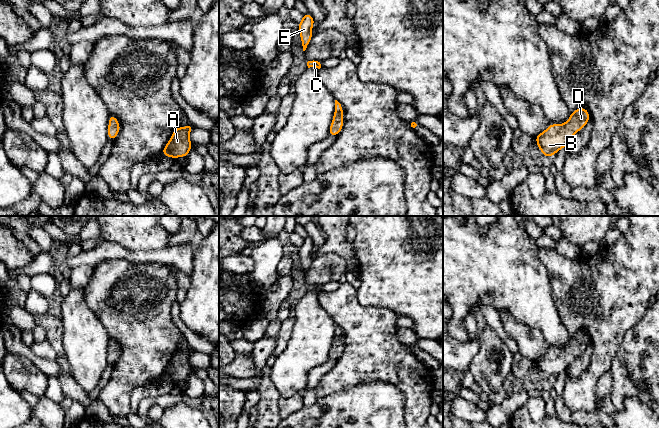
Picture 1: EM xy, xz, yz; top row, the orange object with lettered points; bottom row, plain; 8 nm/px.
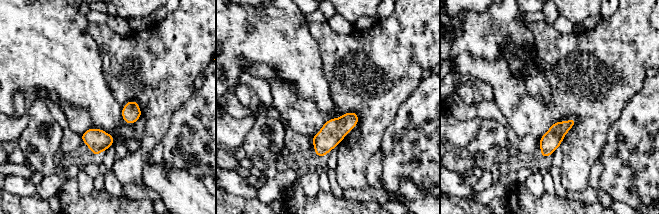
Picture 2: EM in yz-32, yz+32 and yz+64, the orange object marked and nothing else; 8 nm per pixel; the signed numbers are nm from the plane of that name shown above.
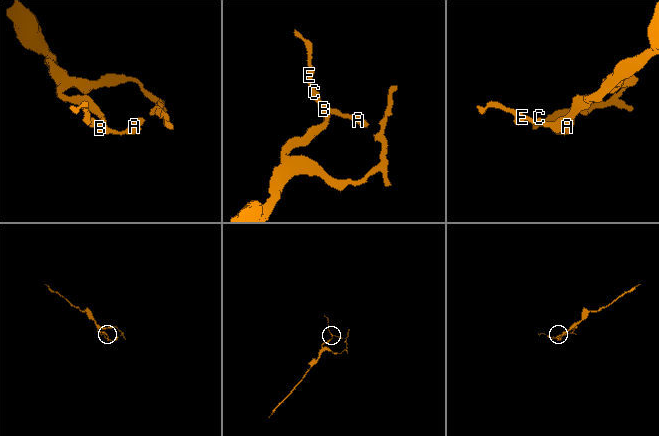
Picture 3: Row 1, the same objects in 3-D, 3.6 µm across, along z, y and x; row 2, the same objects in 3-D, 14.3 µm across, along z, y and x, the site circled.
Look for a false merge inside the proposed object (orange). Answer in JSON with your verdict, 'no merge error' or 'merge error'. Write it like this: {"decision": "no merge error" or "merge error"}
{"decision": "no merge error"}

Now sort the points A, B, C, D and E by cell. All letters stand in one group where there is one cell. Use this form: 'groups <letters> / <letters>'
groups A B C D E

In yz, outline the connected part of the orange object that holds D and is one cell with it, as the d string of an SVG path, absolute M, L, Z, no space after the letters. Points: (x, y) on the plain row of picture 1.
M577 332L564 348L549 348L548 352L535 361L543 380L551 381L565 372L576 356L583 353L590 339L586 332Z

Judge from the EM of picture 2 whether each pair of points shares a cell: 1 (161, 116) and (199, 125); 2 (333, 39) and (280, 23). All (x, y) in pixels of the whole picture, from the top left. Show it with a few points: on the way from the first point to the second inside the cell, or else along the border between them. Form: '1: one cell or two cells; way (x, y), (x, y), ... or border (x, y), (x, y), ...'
1: two cells; border (186, 100), (173, 113), (169, 127), (162, 140)
2: two cells; border (308, 23), (308, 29), (317, 45), (319, 54)

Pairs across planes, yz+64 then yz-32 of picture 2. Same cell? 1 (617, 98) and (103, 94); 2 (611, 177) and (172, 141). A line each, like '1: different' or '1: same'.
1: different
2: same

